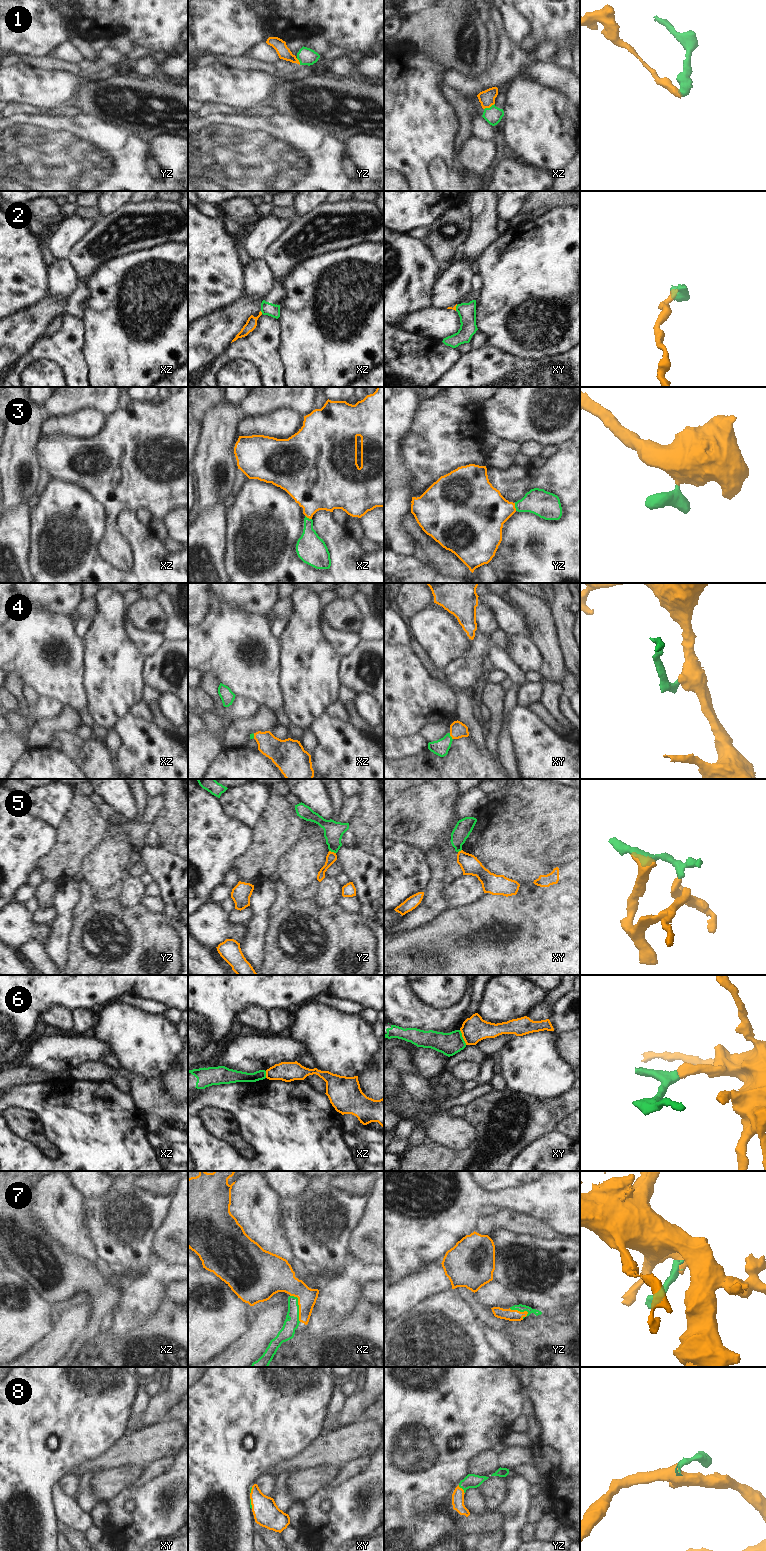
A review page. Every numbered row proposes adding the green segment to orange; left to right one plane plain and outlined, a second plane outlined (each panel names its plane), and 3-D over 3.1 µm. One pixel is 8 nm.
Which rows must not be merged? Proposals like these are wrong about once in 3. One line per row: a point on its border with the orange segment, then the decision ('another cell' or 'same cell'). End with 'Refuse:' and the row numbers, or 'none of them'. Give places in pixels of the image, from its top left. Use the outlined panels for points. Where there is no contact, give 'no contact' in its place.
1: meets orange in xz at (489, 107); another cell
2: meets orange in xz at (261, 312); same cell
3: meets orange in yz at (514, 507); same cell
4: meets orange in xy at (450, 735); same cell
5: meets orange in yz at (332, 852); another cell
6: meets orange in xy at (462, 1036); another cell
7: meets orange in xz at (299, 1306); same cell
8: meets orange in yz at (462, 1489); same cell
Refuse: 1, 5, 6

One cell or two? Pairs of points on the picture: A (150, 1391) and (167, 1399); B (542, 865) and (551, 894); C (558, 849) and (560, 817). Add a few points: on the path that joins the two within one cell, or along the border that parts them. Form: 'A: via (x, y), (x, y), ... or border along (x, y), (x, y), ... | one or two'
A: border along (157, 1394), (145, 1399) | two
B: border along (517, 872), (537, 872), (540, 874) | two
C: border along (569, 835), (559, 839), (550, 848), (548, 861) | two

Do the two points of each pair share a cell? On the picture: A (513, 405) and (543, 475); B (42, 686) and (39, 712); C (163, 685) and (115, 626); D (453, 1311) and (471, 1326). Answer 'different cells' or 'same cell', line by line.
A: different cells
B: different cells
C: different cells
D: same cell

